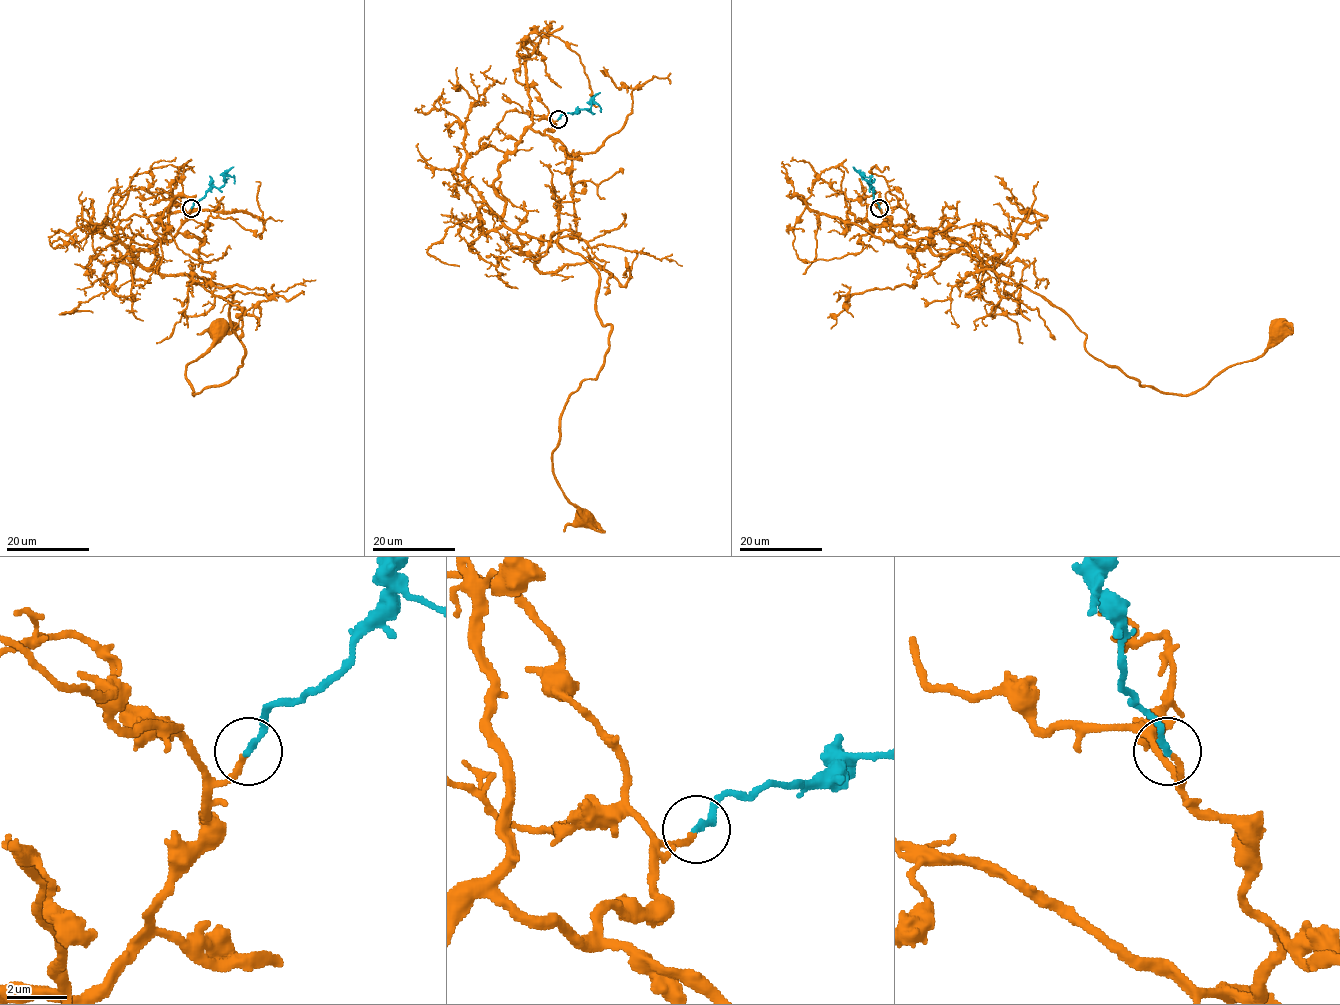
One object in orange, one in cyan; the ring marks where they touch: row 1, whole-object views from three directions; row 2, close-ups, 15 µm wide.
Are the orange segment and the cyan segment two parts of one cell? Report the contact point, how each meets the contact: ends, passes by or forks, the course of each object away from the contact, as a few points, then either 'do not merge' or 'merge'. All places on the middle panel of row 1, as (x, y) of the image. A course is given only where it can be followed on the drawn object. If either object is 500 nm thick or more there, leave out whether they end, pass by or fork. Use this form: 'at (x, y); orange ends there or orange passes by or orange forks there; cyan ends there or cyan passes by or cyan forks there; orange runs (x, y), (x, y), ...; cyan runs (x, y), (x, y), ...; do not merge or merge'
at (558, 119); orange ends there; cyan ends there; orange runs (558, 120), (528, 128), (494, 188), (510, 230), (599, 275), (609, 349), (568, 398), (552, 455), (581, 517); cyan runs (558, 119), (579, 109), (589, 110), (593, 103), (601, 111); merge

